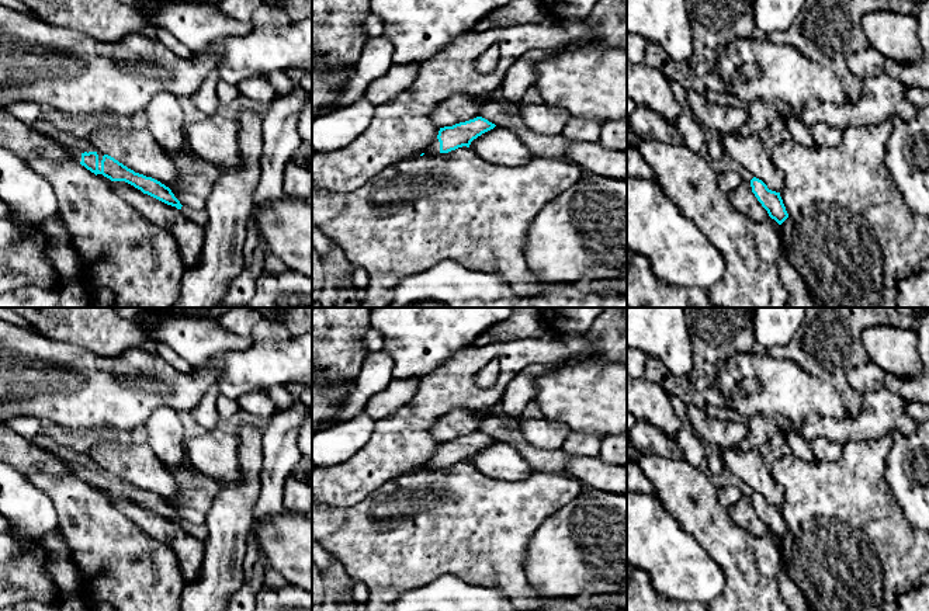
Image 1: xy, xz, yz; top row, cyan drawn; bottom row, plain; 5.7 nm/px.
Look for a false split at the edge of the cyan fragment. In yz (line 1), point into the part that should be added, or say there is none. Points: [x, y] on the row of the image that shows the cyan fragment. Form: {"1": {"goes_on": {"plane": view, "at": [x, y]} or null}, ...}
{"1": {"goes_on": null}}

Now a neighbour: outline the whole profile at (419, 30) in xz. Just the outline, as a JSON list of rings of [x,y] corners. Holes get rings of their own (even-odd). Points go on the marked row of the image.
[[[370,0],[370,13],[384,22],[382,37],[394,45],[392,65],[413,65],[419,70],[457,37],[469,32],[509,0]]]

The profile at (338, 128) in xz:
[[[361,96],[354,104],[312,118],[312,152],[333,152],[349,145],[371,124],[375,107]]]

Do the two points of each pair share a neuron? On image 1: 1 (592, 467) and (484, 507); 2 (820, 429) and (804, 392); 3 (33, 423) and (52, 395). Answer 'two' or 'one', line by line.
1: two
2: two
3: two

